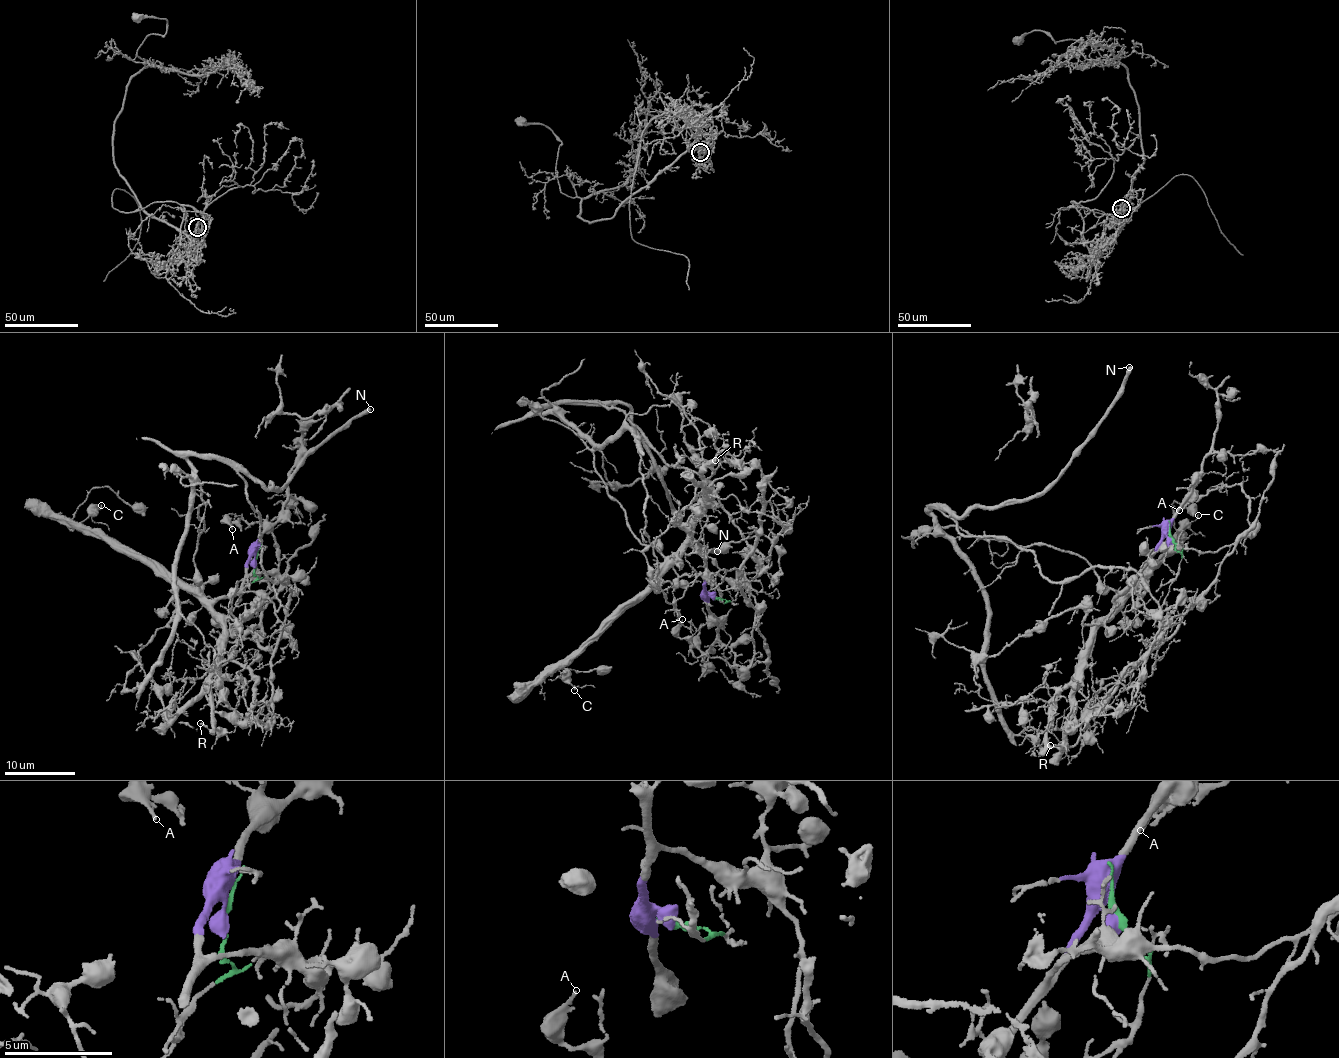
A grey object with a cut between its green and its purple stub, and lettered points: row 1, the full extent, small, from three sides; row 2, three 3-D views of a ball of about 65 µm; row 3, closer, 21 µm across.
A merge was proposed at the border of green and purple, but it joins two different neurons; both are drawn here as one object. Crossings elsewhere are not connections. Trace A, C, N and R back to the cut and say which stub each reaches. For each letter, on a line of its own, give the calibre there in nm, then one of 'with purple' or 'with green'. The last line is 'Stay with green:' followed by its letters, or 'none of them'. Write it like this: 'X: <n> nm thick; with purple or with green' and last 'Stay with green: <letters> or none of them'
A: 130 nm thick; with purple
C: 120 nm thick; with purple
N: 480 nm thick; with green
R: 130 nm thick; with purple
Stay with green: N

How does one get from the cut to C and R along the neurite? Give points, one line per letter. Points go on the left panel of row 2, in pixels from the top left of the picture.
C: (254, 562), (250, 557), (239, 589), (205, 601), (78, 524), (100, 505)
R: (254, 562), (250, 557), (239, 589), (212, 605), (221, 629), (210, 679), (213, 727), (200, 723)

